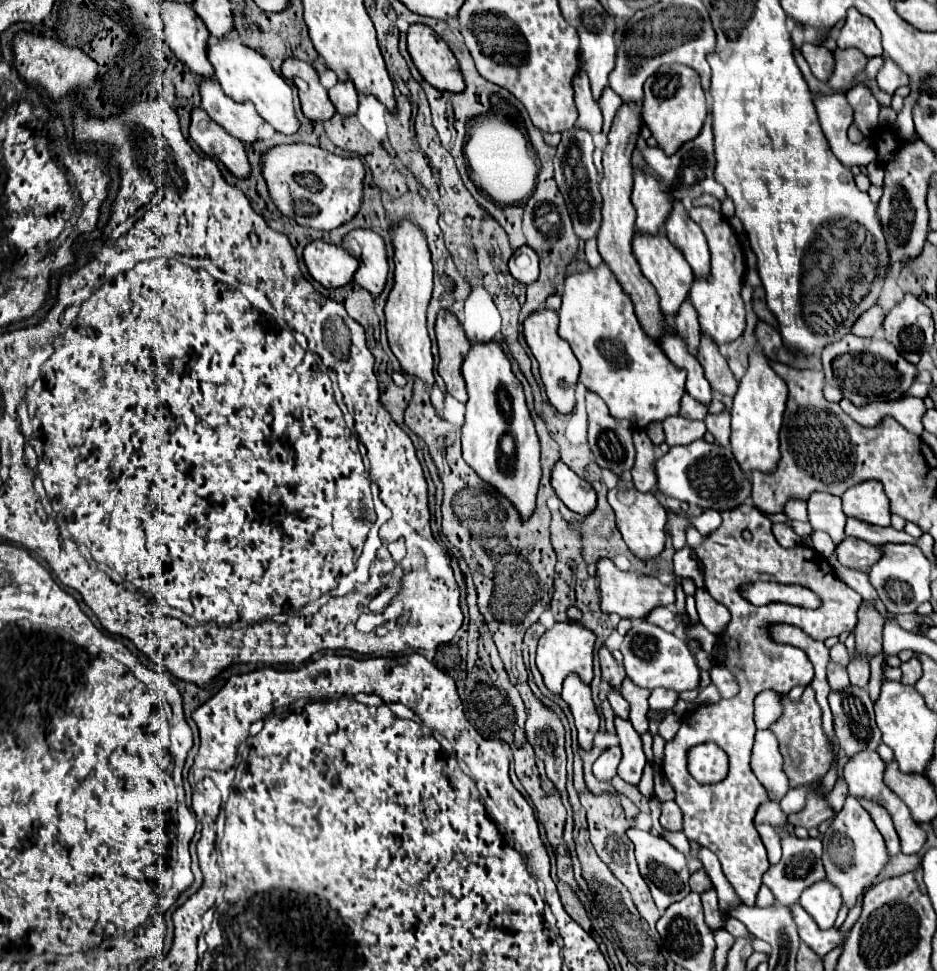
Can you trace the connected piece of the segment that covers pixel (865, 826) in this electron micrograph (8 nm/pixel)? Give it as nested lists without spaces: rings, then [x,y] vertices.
[[[847,796],[843,810],[837,812],[823,836],[823,864],[827,870],[827,880],[841,890],[843,902],[851,908],[857,902],[857,896],[865,894],[871,888],[875,876],[883,870],[887,860],[889,854],[885,850],[881,832],[873,824],[867,810],[861,808],[855,798]]]

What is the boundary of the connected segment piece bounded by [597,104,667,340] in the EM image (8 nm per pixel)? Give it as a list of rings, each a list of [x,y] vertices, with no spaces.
[[[621,104],[621,108],[615,114],[611,132],[609,132],[609,144],[603,150],[603,180],[601,180],[601,196],[603,196],[603,222],[597,234],[599,240],[599,254],[603,262],[609,264],[609,268],[615,272],[617,280],[621,282],[623,290],[629,294],[631,302],[635,304],[635,314],[643,326],[643,330],[653,338],[659,340],[659,336],[667,330],[665,316],[659,308],[659,296],[655,288],[645,280],[645,276],[639,270],[639,264],[631,252],[631,240],[635,234],[635,208],[631,204],[631,186],[633,186],[633,168],[631,168],[631,154],[635,150],[637,138],[641,134],[641,104],[629,106]]]

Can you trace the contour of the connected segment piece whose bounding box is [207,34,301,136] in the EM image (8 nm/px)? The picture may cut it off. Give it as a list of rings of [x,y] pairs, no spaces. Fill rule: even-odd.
[[[235,34],[229,36],[229,38],[211,40],[207,54],[209,54],[209,62],[215,68],[217,82],[221,84],[223,92],[227,96],[231,96],[231,100],[251,102],[255,106],[255,110],[259,112],[259,116],[265,122],[269,122],[277,132],[281,132],[285,136],[295,136],[299,132],[301,122],[295,116],[291,86],[283,80],[281,74],[277,74],[271,68],[271,64],[261,54],[257,54],[255,50],[245,48],[243,44],[239,44]]]

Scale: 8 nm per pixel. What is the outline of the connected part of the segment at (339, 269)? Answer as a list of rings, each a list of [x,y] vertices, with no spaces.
[[[315,240],[303,252],[307,270],[313,280],[325,288],[341,288],[353,280],[359,264],[345,248]]]

